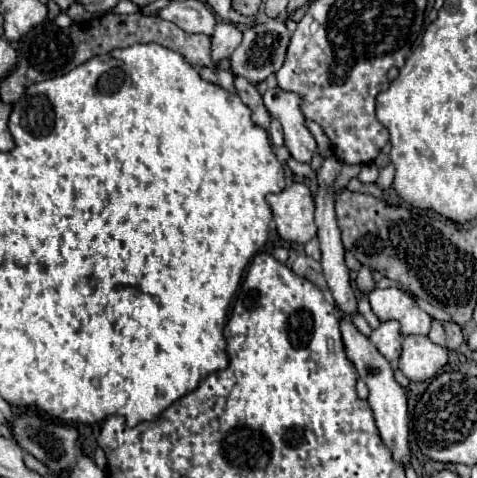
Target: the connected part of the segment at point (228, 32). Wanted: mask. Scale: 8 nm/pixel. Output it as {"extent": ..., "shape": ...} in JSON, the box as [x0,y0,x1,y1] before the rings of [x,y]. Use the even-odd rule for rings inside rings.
{"extent":[211,22,241,60],"shape":[[[219,22],[215,26],[215,32],[211,36],[211,52],[215,60],[223,60],[229,58],[235,48],[241,44],[241,30],[235,24],[227,24],[227,22]]]}

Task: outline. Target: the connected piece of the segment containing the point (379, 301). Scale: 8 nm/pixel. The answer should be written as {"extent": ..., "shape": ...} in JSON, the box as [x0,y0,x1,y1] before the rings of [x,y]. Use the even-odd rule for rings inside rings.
{"extent":[369,288,433,336],"shape":[[[377,288],[369,294],[369,302],[379,322],[397,320],[403,336],[429,334],[429,328],[433,322],[431,316],[423,312],[407,292],[401,292],[397,288],[385,288],[385,290]]]}

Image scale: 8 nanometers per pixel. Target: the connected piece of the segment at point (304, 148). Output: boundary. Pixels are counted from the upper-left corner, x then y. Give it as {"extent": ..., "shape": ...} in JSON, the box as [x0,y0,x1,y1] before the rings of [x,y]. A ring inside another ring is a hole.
{"extent":[263,88,317,164],"shape":[[[273,88],[263,94],[263,100],[271,118],[277,118],[281,122],[285,146],[289,148],[291,156],[299,162],[309,164],[311,156],[317,150],[317,144],[305,126],[305,116],[301,112],[301,96],[295,92],[285,92],[281,88]]]}

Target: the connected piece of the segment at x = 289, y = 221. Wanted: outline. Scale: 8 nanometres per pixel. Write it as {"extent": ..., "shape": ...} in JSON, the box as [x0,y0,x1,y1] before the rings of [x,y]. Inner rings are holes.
{"extent":[267,184,317,244],"shape":[[[291,184],[279,194],[269,194],[267,202],[273,210],[277,234],[287,242],[307,244],[315,234],[317,226],[313,220],[313,196],[305,184]]]}

